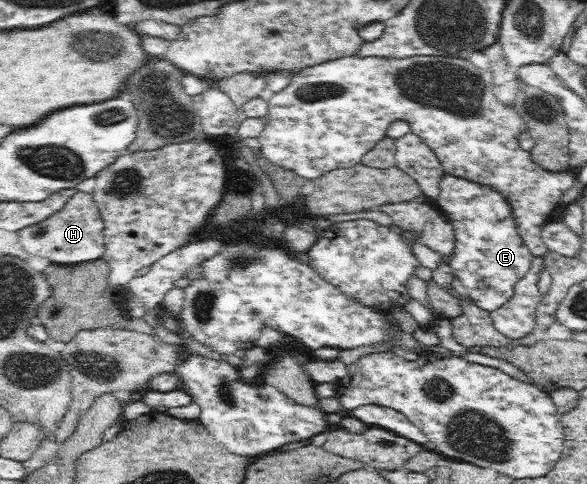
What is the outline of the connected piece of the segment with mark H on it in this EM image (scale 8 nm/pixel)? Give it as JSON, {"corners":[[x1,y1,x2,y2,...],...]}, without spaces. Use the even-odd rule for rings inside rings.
{"corners":[[77,191,66,202,62,211,54,213,45,221,28,225,18,231,18,241,32,255,48,257,52,263,80,263,94,261,103,253,103,220,95,205,92,193]]}

